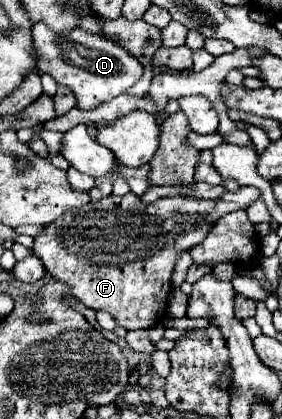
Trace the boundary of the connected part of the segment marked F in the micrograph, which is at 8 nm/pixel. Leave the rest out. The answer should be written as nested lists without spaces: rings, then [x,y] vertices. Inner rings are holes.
[[[243,186],[237,192],[225,192],[213,200],[173,196],[159,198],[149,204],[133,192],[127,192],[125,196],[111,194],[99,202],[89,202],[77,210],[69,210],[57,218],[57,222],[51,222],[45,232],[35,238],[33,252],[41,258],[45,270],[53,278],[63,280],[73,288],[73,296],[85,306],[109,312],[125,330],[151,328],[167,314],[165,310],[171,292],[171,272],[177,264],[177,254],[189,252],[193,246],[201,244],[221,216],[235,210],[247,210],[255,200],[259,200],[259,190],[253,186]]]

